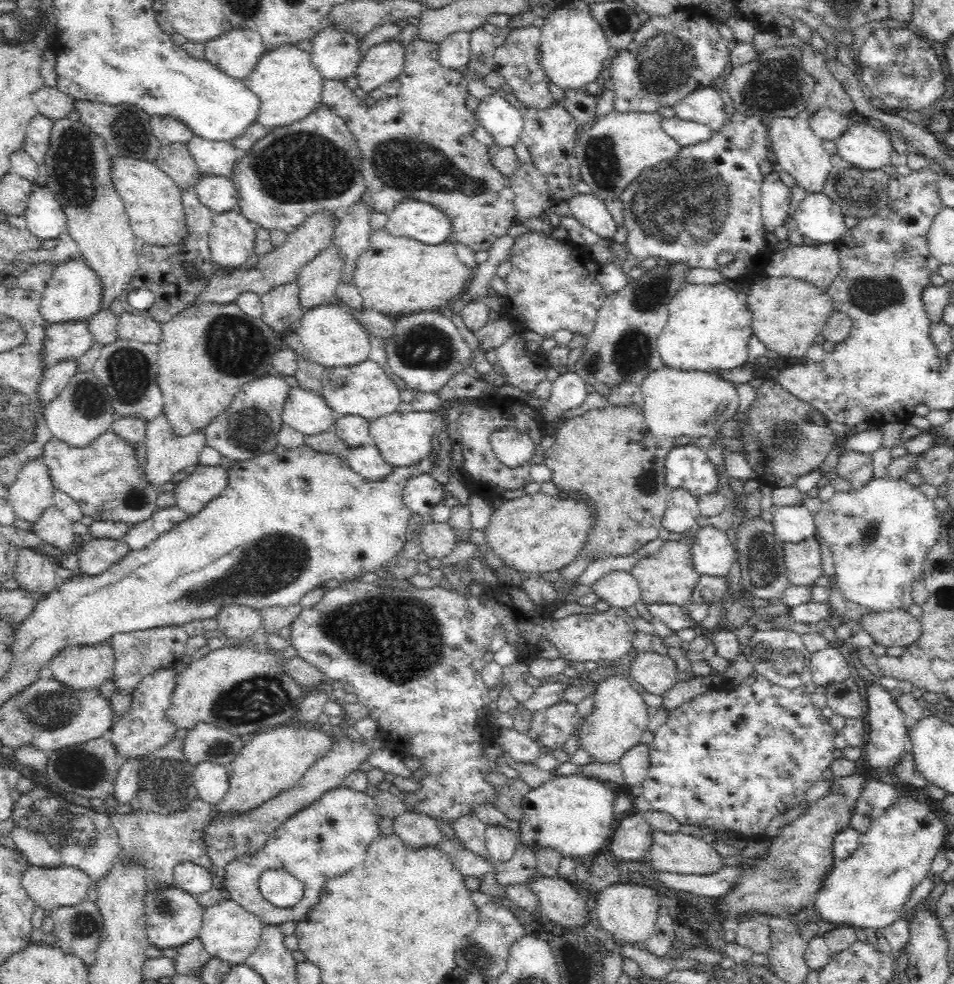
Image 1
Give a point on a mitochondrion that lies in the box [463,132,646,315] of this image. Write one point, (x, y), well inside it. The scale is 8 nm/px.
(600, 156)

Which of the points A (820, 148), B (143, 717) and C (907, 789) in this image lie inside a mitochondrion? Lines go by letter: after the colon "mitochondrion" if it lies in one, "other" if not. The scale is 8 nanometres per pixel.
A: other
B: other
C: other

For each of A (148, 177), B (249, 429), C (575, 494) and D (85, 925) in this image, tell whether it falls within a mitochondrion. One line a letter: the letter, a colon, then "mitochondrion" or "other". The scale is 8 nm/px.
A: other
B: mitochondrion
C: other
D: mitochondrion

